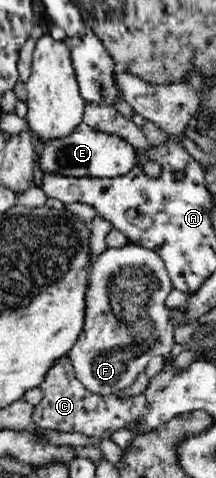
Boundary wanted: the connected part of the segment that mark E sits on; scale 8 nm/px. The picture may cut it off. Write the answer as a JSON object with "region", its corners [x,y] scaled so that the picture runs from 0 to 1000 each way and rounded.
{"region":[[[370,255],[324,280],[259,289],[167,291],[162,331],[199,370],[509,372],[593,362],[620,349],[630,322],[620,305],[583,293],[537,282],[440,274],[403,257]]]}

